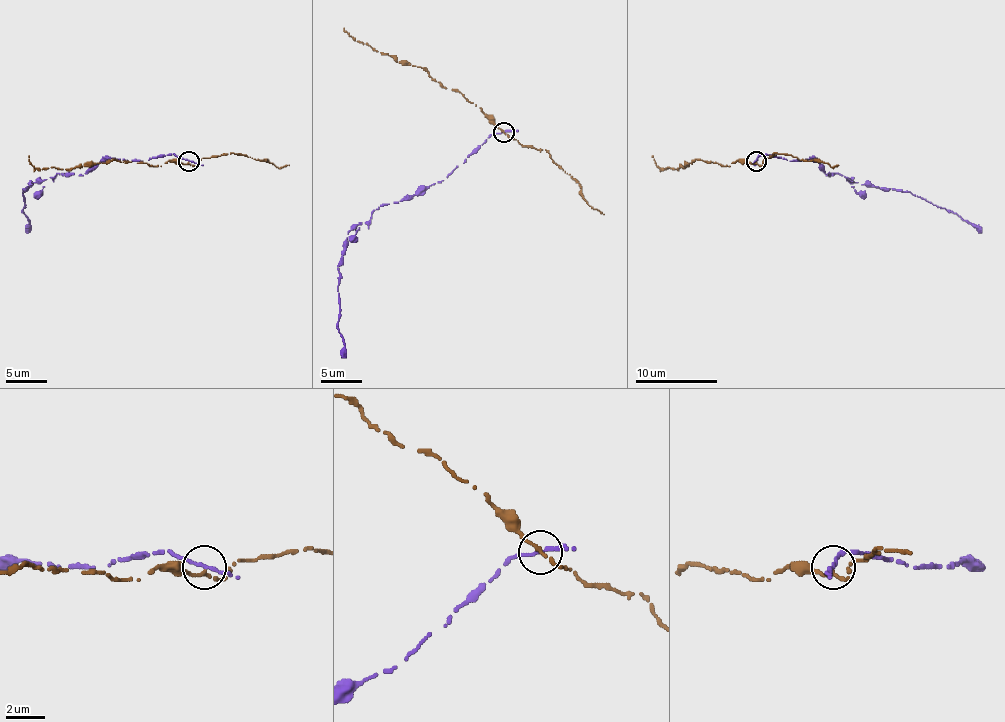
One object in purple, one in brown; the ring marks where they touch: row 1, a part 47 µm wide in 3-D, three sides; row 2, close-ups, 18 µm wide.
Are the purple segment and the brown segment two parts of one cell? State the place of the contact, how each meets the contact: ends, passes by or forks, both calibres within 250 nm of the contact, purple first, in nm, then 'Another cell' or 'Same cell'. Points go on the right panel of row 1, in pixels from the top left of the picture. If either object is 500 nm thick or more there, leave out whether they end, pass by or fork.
Place: (756, 161). At the ring purple passes by. At the ring brown passes by. Thickness 180 nm (purple) against 170 nm. Another cell

